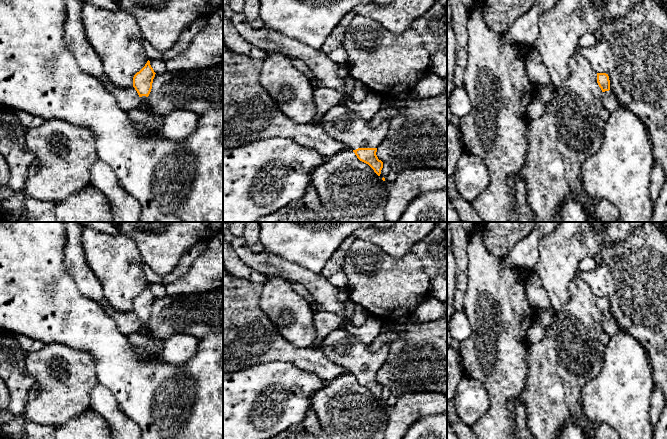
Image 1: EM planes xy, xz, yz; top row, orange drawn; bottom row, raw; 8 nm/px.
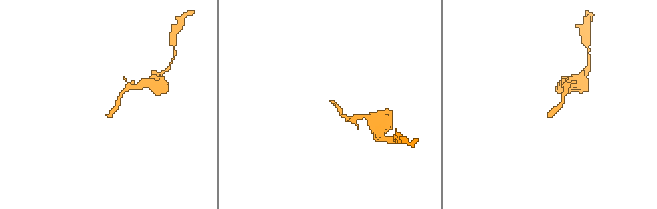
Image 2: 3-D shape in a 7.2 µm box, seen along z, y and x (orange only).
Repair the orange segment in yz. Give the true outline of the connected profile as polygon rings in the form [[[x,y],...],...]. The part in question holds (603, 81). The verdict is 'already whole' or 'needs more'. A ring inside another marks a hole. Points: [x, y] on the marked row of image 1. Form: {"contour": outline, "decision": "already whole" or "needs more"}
{"contour": [[[576,50],[569,60],[569,74],[564,84],[556,89],[552,100],[546,104],[546,110],[541,117],[543,122],[528,120],[527,157],[521,174],[526,183],[527,203],[538,222],[563,222],[562,206],[567,198],[573,198],[585,210],[592,202],[585,194],[582,184],[582,164],[600,148],[605,126],[610,113],[604,108],[601,97],[610,90],[610,80],[606,73],[595,72],[589,63]]], "decision": "needs more"}

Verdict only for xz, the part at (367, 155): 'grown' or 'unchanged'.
grown

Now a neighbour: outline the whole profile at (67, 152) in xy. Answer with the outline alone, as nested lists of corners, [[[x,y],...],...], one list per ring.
[[[51,119],[27,130],[25,143],[27,149],[41,162],[35,174],[27,177],[25,181],[24,190],[29,197],[57,204],[92,186],[90,169],[99,158],[95,137],[86,127]]]

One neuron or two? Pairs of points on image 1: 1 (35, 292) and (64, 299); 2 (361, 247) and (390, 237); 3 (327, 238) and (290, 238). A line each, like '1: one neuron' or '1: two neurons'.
1: one neuron
2: two neurons
3: one neuron

